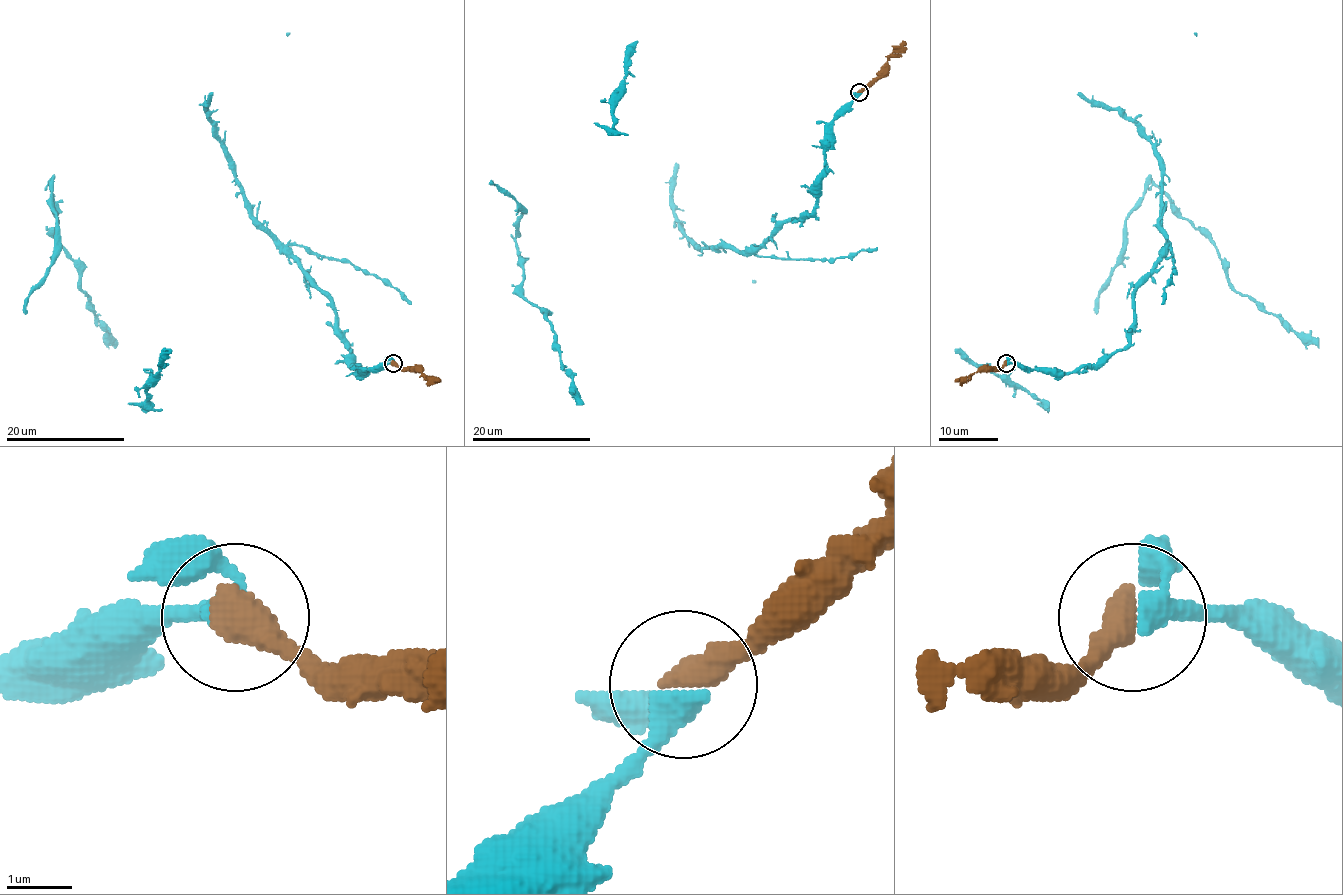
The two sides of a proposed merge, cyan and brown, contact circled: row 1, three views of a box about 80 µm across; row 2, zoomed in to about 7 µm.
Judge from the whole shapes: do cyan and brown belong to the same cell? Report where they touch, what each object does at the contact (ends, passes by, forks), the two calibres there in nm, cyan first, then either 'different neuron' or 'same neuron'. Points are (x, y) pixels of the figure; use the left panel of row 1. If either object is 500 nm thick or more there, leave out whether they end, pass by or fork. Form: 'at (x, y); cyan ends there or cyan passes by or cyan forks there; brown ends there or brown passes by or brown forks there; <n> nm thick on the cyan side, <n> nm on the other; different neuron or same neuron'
at (393, 363); 320 nm thick on the cyan side, 550 nm on the other; same neuron

